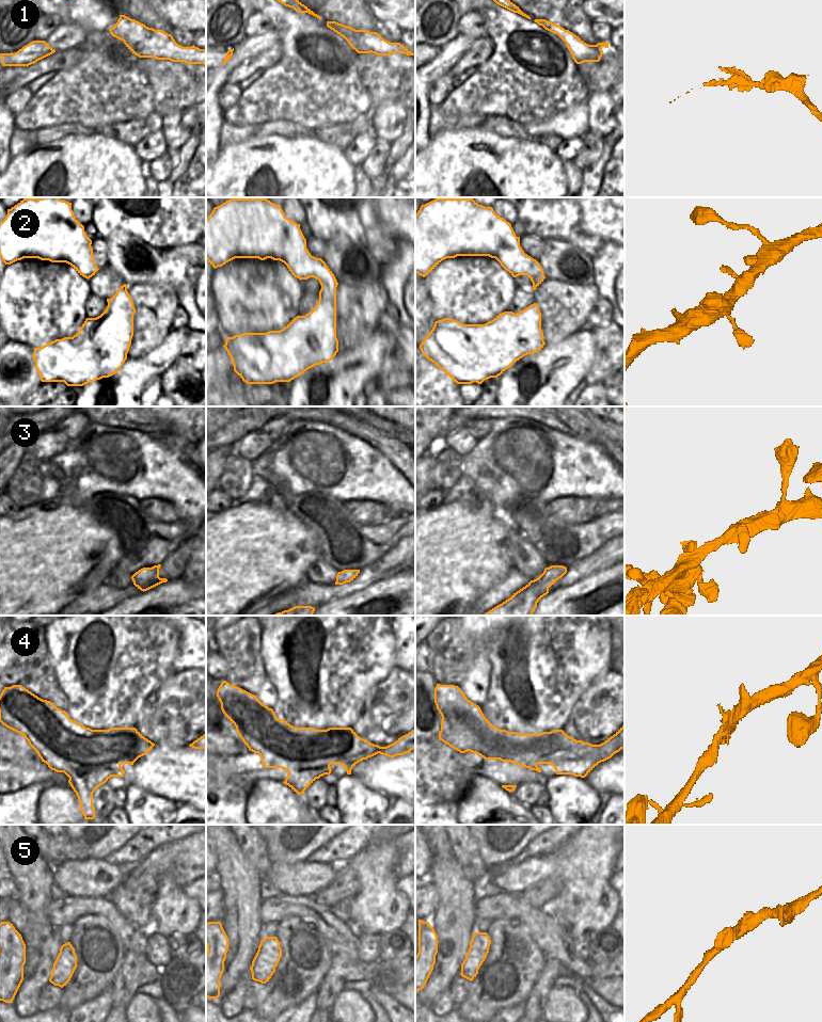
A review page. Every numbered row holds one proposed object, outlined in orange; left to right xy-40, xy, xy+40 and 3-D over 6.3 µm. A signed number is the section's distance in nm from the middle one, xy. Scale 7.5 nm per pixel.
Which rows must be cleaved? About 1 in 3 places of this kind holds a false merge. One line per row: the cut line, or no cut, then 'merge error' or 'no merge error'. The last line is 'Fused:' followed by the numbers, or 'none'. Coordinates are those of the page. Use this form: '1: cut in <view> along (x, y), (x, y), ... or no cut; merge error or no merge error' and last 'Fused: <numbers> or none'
1: cut in xy along (358, 42), (361, 42), (370, 51); merge error
2: no cut; no merge error
3: no cut; no merge error
4: cut in xy+40 along (577, 744), (577, 756), (579, 759), (590, 759), (600, 762); merge error
5: no cut; no merge error
Fused: 1, 4

